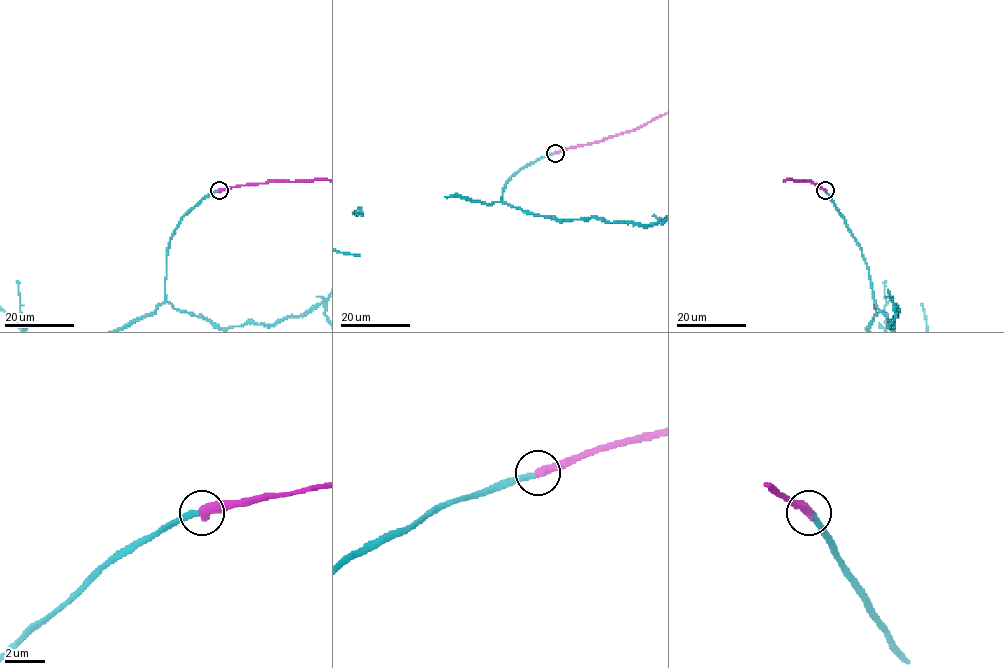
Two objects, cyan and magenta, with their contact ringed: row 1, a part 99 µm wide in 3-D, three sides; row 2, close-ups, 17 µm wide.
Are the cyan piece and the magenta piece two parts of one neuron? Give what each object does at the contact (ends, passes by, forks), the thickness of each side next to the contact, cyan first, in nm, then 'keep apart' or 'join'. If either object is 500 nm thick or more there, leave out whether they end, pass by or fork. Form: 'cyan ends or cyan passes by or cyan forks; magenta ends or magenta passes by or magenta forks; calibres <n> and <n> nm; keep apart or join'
cyan ends; magenta ends; calibres 300 and 440 nm; join

